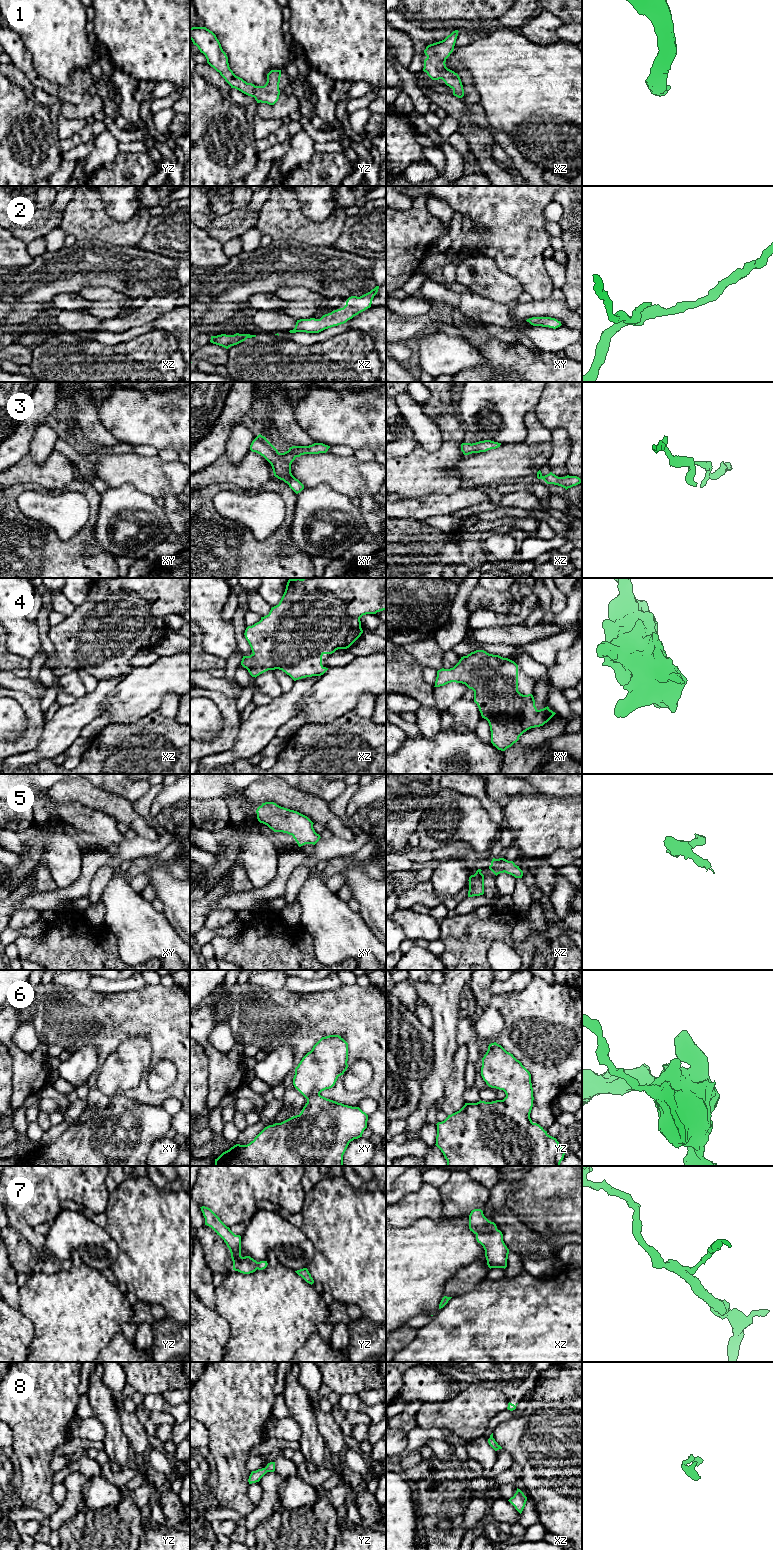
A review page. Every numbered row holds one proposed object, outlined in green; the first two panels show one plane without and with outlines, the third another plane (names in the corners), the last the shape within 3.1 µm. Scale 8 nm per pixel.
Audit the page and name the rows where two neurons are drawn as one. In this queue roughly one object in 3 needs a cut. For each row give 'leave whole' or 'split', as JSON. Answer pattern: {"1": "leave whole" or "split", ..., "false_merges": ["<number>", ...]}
{"1": "leave whole", "2": "leave whole", "3": "leave whole", "4": "leave whole", "5": "leave whole", "6": "leave whole", "7": "leave whole", "8": "leave whole", "false_merges": []}

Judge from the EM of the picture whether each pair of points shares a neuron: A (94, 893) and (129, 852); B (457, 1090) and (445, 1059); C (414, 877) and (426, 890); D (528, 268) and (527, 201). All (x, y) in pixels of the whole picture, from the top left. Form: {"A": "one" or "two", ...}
{"A": "two", "B": "two", "C": "two", "D": "one"}

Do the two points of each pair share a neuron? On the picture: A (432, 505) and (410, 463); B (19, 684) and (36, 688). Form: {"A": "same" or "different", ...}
{"A": "different", "B": "same"}

